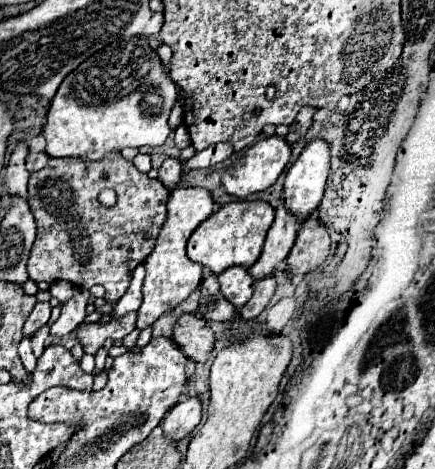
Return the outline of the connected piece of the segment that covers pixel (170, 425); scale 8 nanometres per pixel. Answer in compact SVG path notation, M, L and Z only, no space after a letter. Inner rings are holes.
M196 397L182 399L162 419L160 427L164 431L164 437L168 441L180 441L188 433L192 433L194 427L200 423L200 417L202 417L200 411L202 411L202 407L200 407L200 401Z

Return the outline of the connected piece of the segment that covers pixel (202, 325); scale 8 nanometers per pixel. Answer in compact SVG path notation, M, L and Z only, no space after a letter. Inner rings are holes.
M182 313L174 325L174 341L192 359L204 363L214 347L214 331L196 313Z

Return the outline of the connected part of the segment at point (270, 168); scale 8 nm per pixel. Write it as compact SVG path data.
M274 135L274 137L264 137L264 139L256 141L252 147L248 147L242 153L242 157L238 157L232 163L230 169L224 171L222 185L224 185L226 193L244 199L244 197L252 195L252 193L268 189L278 179L278 175L282 173L282 169L286 167L290 155L292 155L292 149L290 149L290 145L288 145L288 141L284 137L276 137Z

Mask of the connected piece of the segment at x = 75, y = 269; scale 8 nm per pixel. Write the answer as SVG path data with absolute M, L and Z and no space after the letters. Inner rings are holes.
M106 153L102 161L86 161L84 157L52 157L44 169L40 169L38 173L30 173L28 181L28 203L38 225L38 235L28 257L28 277L36 283L54 283L56 279L70 281L87 290L93 285L104 285L106 299L118 301L130 285L126 261L146 259L146 253L152 251L156 235L166 221L168 197L170 191L160 183L160 179L150 179L120 153ZM108 187L116 191L114 207L104 207L98 201L100 191Z

